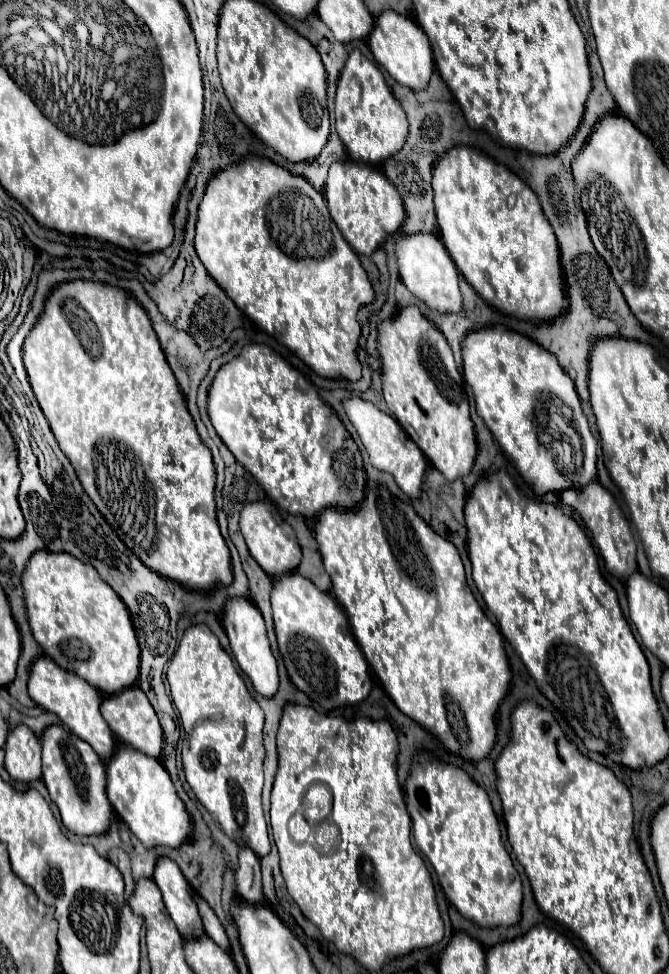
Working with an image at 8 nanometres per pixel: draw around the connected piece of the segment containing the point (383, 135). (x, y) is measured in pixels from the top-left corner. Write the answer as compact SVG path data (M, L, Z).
M359 49L349 55L341 71L335 97L335 119L337 133L353 161L379 165L381 161L397 153L407 137L407 117L403 107L393 97L377 65L373 65Z

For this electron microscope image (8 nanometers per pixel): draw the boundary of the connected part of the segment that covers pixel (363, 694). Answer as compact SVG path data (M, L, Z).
M291 571L273 581L271 607L279 651L297 689L325 709L357 705L367 699L371 691L369 665L351 633L345 611L329 593L319 591L309 579Z

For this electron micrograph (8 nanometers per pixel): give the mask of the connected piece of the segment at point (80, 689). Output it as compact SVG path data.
M39 657L29 671L29 695L45 711L55 713L79 739L87 741L101 759L109 759L113 755L115 751L113 733L99 713L101 695L85 679L79 679L77 675L63 671L57 663L53 663L47 657Z

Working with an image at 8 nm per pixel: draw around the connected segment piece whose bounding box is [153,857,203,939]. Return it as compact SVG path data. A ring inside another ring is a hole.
M167 857L157 859L153 881L161 889L167 913L171 915L171 919L177 925L183 939L201 937L203 927L201 927L197 907L191 899L191 887L187 883L187 879L183 877L181 869L177 867L177 863Z

